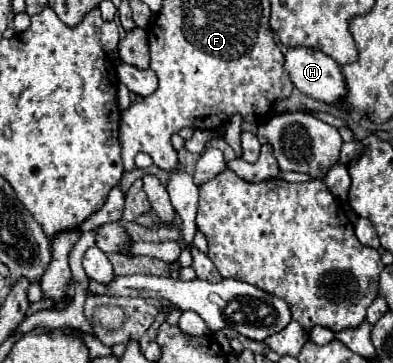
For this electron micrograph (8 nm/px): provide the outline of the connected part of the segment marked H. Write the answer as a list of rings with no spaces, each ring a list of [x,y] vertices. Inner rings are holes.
[[[296,46],[284,54],[284,70],[292,84],[306,96],[340,106],[346,94],[340,64],[316,48]]]

